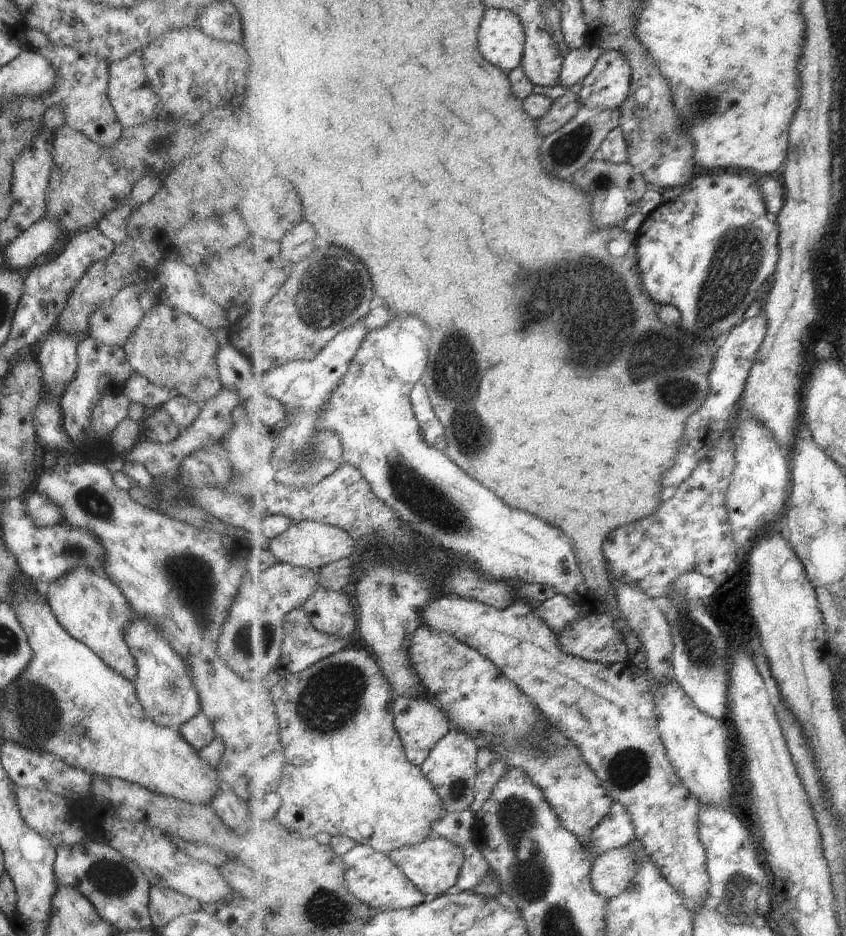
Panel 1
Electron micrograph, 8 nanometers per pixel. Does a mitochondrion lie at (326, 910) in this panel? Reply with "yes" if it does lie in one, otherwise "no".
yes

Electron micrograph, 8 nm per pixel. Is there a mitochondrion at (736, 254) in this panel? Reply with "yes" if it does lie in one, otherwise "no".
yes

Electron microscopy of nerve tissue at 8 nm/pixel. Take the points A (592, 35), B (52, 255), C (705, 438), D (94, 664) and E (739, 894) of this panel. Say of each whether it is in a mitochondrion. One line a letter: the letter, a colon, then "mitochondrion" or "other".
A: other
B: other
C: other
D: other
E: mitochondrion

